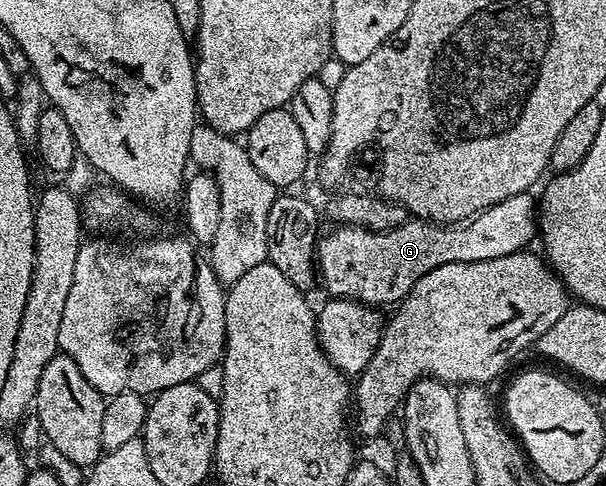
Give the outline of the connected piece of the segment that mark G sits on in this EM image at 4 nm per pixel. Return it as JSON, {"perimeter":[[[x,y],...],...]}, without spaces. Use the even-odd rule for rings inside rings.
{"perimeter":[[[517,193],[517,197],[505,197],[505,201],[497,201],[497,205],[493,205],[489,209],[485,209],[479,215],[468,219],[466,223],[432,223],[425,219],[417,219],[414,217],[408,218],[406,223],[397,225],[397,229],[389,229],[388,231],[369,231],[365,227],[352,227],[350,225],[335,225],[335,228],[328,233],[327,236],[320,238],[317,243],[317,271],[321,276],[321,287],[328,292],[328,296],[337,299],[355,299],[359,303],[368,305],[384,305],[383,303],[391,303],[390,305],[398,304],[400,299],[404,299],[411,287],[421,277],[425,277],[425,273],[429,273],[433,269],[437,269],[441,265],[449,265],[450,263],[468,263],[469,261],[489,261],[493,257],[505,257],[509,253],[517,253],[524,250],[528,246],[527,242],[531,238],[536,238],[537,235],[537,199],[531,193]]]}

